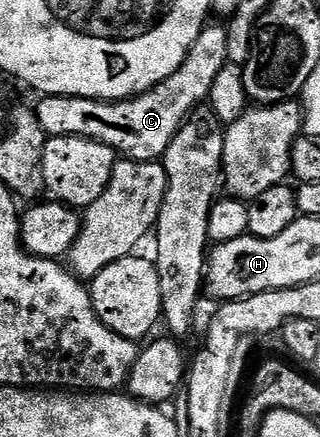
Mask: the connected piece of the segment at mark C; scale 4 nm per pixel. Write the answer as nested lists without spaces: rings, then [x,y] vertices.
[[[213,24],[205,25],[203,32],[198,36],[198,40],[194,40],[194,44],[190,48],[190,52],[186,56],[186,60],[178,68],[178,72],[174,72],[174,76],[166,76],[166,80],[162,80],[162,84],[158,84],[154,88],[150,88],[145,94],[137,94],[135,98],[129,98],[122,102],[99,102],[96,98],[79,98],[78,96],[62,96],[61,94],[50,94],[39,99],[40,103],[34,106],[36,115],[38,116],[38,124],[42,124],[44,133],[49,138],[89,138],[95,142],[106,144],[115,150],[117,155],[123,156],[125,159],[133,162],[155,162],[163,159],[164,153],[170,148],[171,141],[174,140],[176,133],[179,132],[180,126],[191,116],[193,110],[197,107],[203,107],[209,101],[209,94],[214,88],[214,82],[218,78],[218,74],[222,68],[229,63],[228,61],[228,32],[223,25],[212,26]]]

